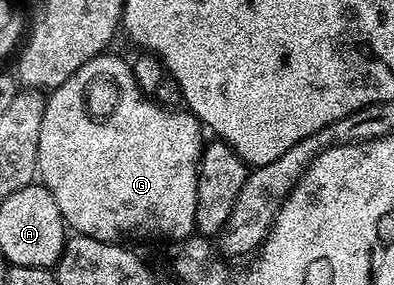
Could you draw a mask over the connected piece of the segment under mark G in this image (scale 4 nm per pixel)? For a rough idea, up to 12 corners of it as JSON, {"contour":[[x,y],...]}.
{"contour":[[106,51],[48,94],[74,234],[194,236],[203,126]]}

